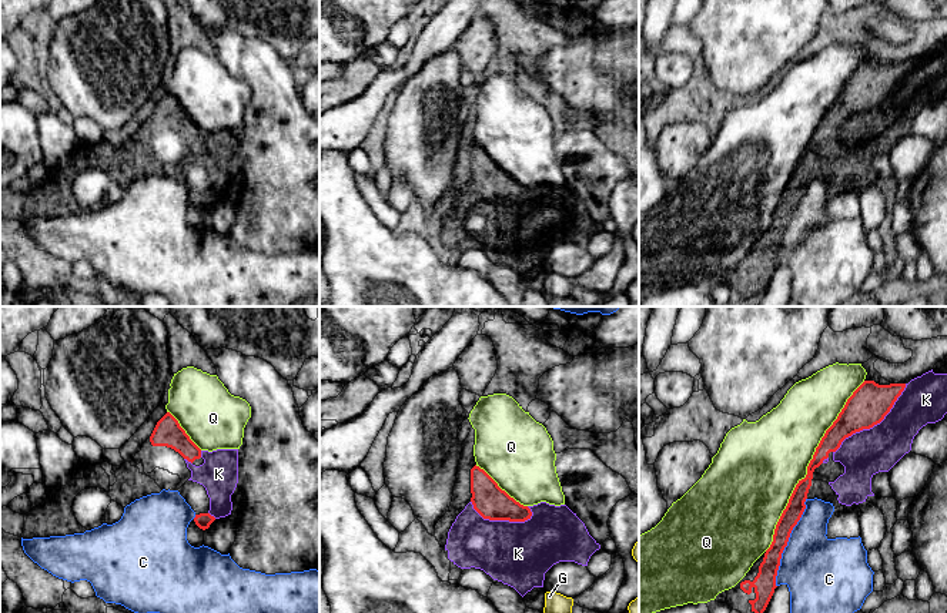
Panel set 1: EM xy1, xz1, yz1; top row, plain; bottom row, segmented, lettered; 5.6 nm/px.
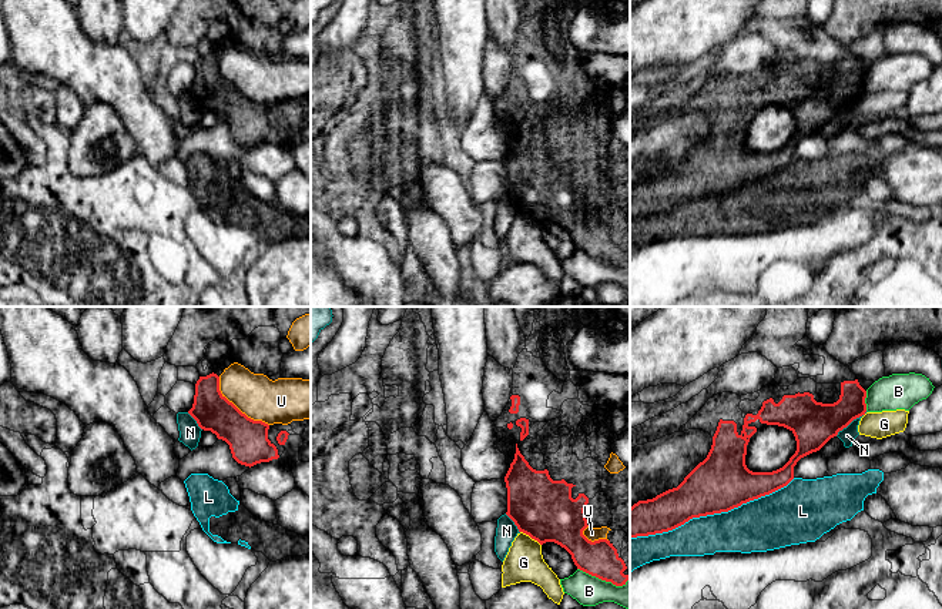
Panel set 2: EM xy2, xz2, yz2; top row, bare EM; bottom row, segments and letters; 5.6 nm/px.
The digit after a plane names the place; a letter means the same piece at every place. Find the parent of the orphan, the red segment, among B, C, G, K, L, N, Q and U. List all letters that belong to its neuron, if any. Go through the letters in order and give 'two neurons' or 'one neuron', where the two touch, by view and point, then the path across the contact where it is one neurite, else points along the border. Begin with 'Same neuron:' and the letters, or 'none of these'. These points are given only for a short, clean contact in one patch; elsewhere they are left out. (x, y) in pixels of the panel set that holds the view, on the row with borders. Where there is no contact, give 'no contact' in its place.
Same neuron: K
B: two neurons; contact xz2 (603, 579)
C: two neurons; contact yz1 (787, 541)
G: two neurons; contact xz2 (530, 536)
K: one neuron; contact yz1 (874, 424)
L: two neurons; contact yz2 (711, 514)
N: two neurons; contact yz2 (851, 421); border yz2 (867, 411), (854, 418), (835, 435)
Q: two neurons; contact yz1 (807, 466)
U: two neurons; contact xy2 (235, 407)

